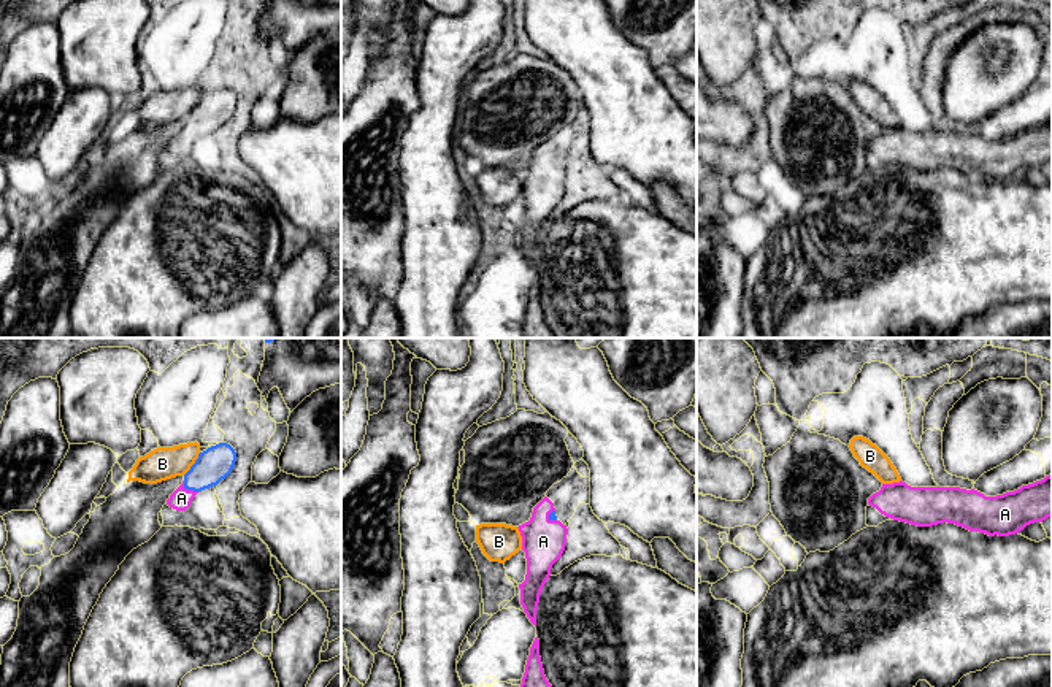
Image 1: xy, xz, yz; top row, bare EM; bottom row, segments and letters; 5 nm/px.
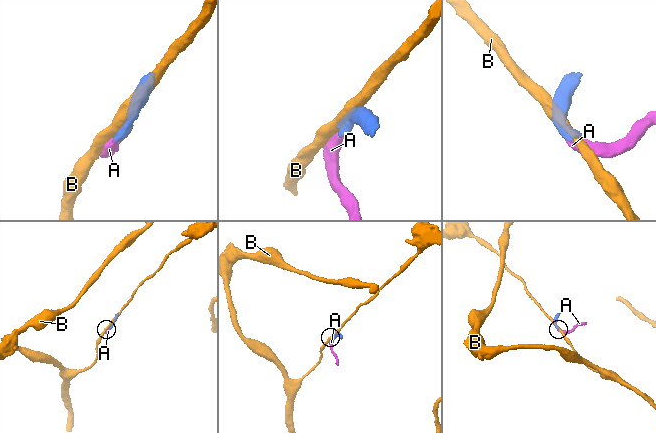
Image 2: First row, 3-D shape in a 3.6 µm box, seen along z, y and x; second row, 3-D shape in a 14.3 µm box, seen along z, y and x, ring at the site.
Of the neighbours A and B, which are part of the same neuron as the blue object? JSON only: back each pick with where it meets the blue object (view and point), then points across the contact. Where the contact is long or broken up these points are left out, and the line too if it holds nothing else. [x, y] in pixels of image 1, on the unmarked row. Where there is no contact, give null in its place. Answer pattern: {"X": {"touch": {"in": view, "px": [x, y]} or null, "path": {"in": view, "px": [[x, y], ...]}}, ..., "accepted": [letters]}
{"A": {"touch": {"in": "xy", "px": [189, 134]}, "path": {"in": "xy", "px": [[215, 108], [189, 134], [181, 143]]}}, "accepted": ["A"]}

